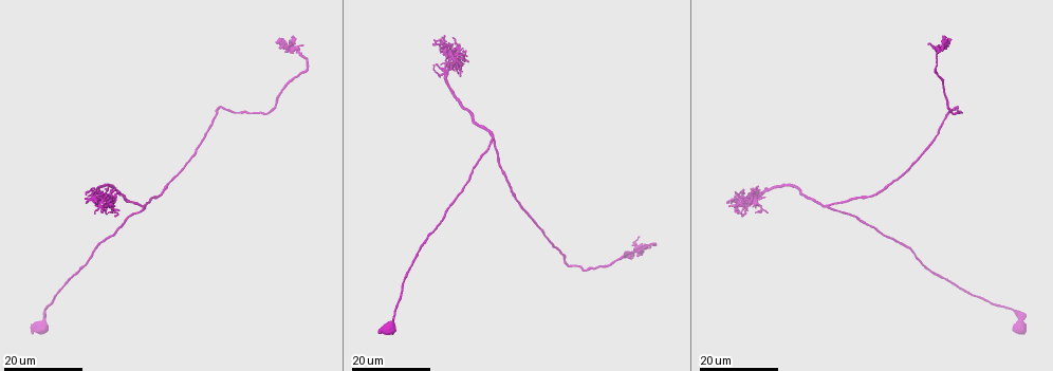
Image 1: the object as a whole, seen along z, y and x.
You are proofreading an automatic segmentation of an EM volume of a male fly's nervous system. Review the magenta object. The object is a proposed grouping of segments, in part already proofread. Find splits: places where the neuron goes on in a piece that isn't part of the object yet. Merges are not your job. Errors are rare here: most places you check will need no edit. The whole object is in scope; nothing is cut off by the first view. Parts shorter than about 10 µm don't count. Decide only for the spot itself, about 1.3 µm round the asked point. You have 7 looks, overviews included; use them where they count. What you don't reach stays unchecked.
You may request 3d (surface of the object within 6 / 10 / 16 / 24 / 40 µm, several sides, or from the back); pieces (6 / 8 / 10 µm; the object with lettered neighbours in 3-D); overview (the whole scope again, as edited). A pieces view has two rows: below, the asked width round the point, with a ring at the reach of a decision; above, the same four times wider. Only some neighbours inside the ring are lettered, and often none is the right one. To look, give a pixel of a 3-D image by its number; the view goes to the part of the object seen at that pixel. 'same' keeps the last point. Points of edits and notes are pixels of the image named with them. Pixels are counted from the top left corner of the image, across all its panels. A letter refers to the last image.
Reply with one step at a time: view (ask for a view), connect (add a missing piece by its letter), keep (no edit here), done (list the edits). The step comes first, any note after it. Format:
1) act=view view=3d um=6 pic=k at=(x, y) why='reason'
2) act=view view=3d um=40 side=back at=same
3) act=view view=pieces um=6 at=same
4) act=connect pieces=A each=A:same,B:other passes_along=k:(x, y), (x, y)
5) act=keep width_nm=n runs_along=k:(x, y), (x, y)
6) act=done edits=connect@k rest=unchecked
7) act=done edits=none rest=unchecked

act=view view=3d um=16 pic=1 at=(378, 332) why='end of a long branch'

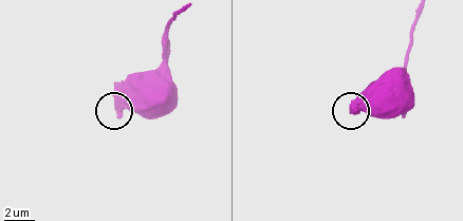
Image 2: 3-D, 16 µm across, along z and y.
act=view view=pieces um=10 pic=2 at=(356, 111)

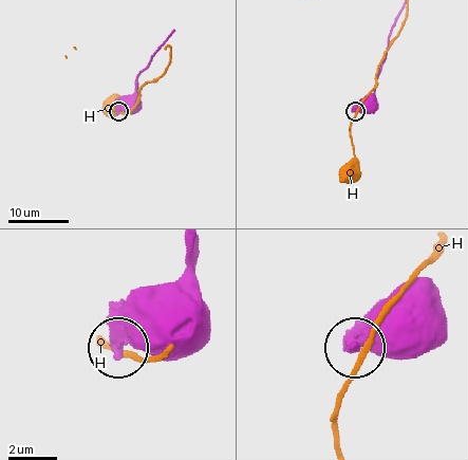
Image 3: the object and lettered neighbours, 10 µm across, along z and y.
act=keep width_nm=340 each=H:other found='none of them fits'

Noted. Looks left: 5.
act=view view=3d um=24 pic=1 at=(104, 209) why='thin end'

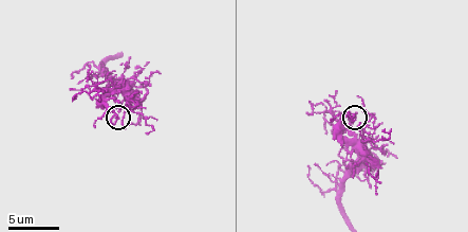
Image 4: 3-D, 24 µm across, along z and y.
act=view view=pieces um=10 pic=4 at=(351, 117)

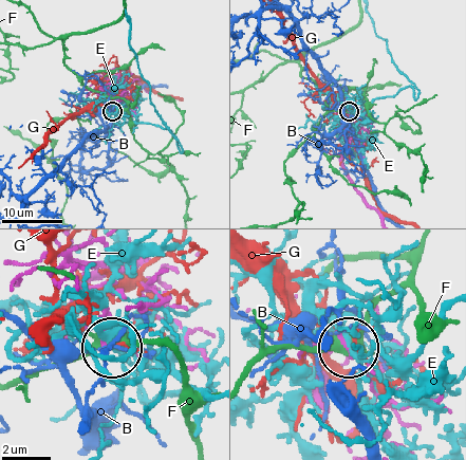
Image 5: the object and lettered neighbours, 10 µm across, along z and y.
act=keep width_nm=150 each=B:other,E:other,F:other,G:other found='no lettered piece goes on from it'

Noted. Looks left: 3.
act=view view=pieces um=6 pic=4 at=(381, 161) why='branch stops here'

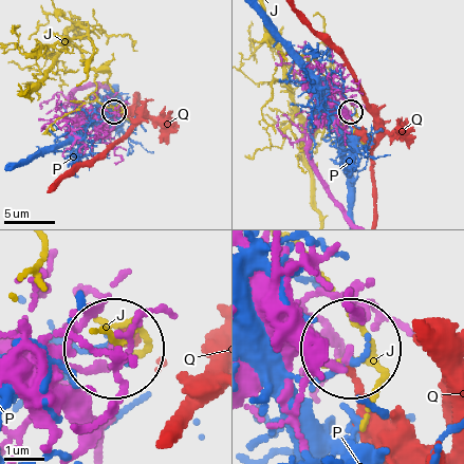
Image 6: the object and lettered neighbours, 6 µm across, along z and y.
act=keep each=J:other,P:other,Q:other found='none of them fits'

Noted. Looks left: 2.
act=done edits=none rest=unchecked

